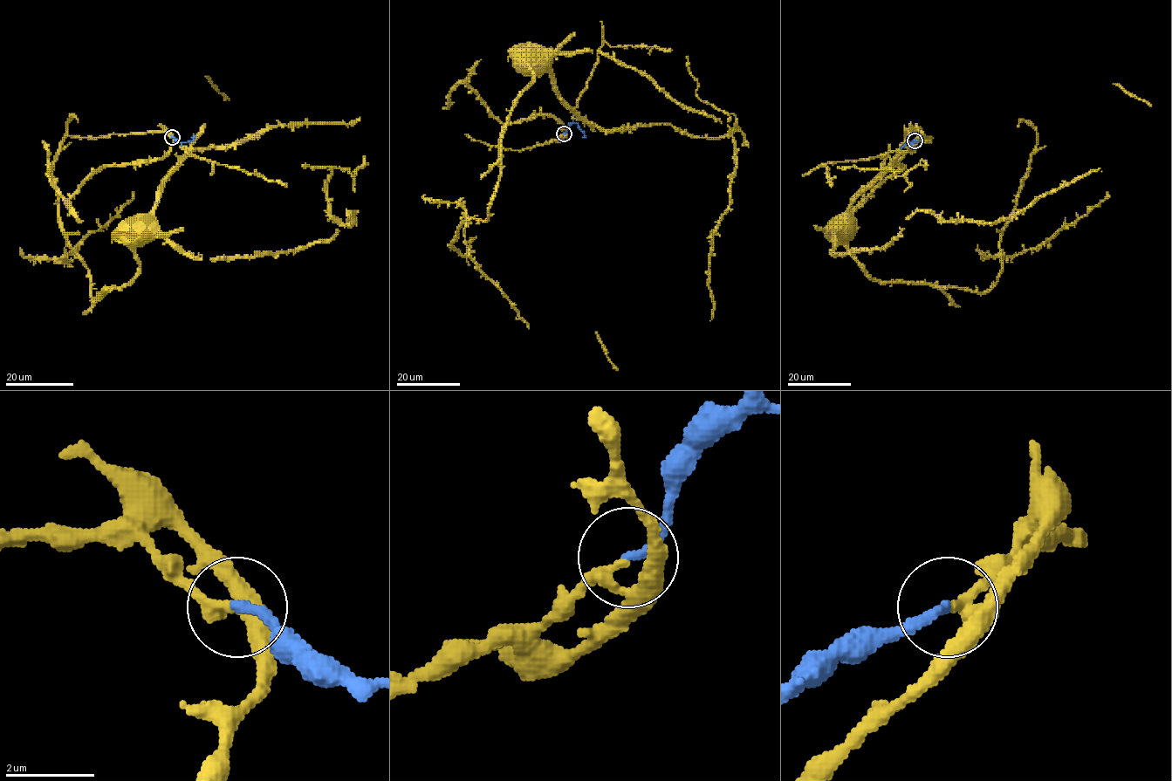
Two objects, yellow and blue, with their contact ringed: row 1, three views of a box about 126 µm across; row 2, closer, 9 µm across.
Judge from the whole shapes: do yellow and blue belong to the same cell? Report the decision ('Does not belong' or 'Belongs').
Belongs

